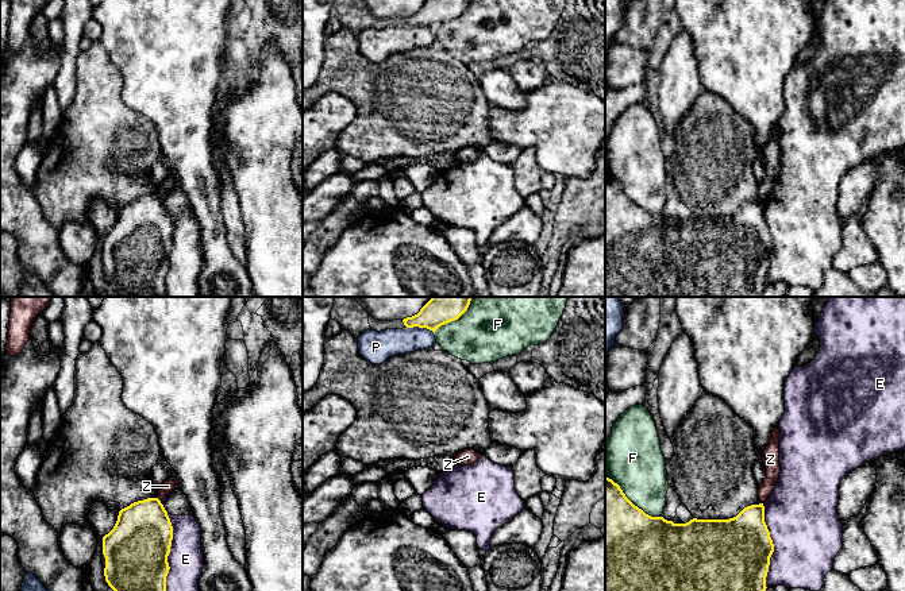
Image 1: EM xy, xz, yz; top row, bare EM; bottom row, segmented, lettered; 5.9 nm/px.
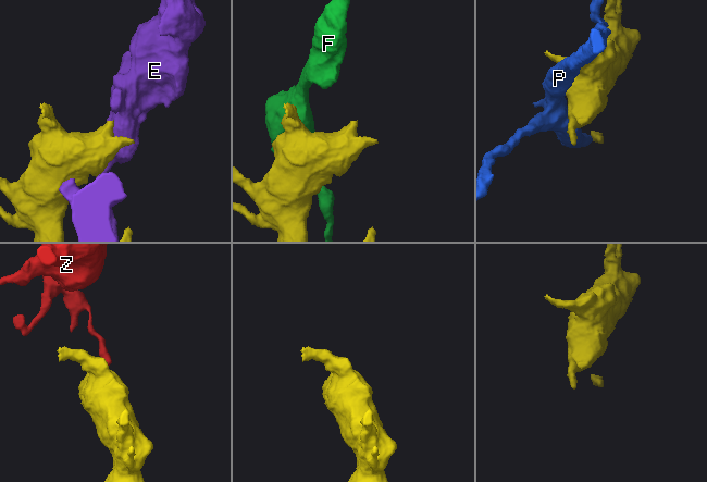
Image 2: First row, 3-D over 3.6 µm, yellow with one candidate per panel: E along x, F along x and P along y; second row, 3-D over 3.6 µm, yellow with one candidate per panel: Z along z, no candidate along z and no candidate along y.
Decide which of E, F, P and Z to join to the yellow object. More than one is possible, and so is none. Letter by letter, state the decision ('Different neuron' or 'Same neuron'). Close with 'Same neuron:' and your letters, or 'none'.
E: Different neuron
F: Different neuron
P: Different neuron
Z: Different neuron
Same neuron: none

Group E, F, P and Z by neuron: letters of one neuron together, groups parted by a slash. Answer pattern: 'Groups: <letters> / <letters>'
Groups: E / F / P / Z

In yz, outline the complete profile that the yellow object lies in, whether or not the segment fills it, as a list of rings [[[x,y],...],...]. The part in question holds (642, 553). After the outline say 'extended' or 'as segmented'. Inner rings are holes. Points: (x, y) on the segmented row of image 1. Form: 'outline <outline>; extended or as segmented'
outline [[[605,476],[605,591],[766,591],[774,544],[765,522],[763,503],[744,507],[729,519],[674,524],[635,506],[620,486]]]; as segmented

